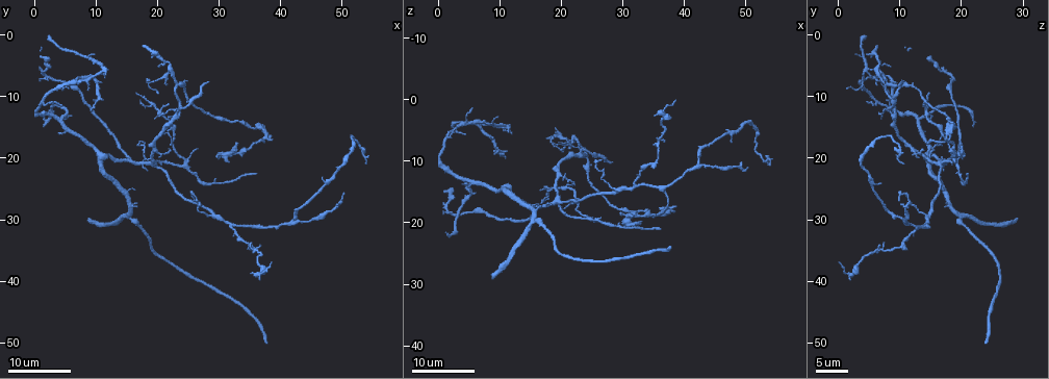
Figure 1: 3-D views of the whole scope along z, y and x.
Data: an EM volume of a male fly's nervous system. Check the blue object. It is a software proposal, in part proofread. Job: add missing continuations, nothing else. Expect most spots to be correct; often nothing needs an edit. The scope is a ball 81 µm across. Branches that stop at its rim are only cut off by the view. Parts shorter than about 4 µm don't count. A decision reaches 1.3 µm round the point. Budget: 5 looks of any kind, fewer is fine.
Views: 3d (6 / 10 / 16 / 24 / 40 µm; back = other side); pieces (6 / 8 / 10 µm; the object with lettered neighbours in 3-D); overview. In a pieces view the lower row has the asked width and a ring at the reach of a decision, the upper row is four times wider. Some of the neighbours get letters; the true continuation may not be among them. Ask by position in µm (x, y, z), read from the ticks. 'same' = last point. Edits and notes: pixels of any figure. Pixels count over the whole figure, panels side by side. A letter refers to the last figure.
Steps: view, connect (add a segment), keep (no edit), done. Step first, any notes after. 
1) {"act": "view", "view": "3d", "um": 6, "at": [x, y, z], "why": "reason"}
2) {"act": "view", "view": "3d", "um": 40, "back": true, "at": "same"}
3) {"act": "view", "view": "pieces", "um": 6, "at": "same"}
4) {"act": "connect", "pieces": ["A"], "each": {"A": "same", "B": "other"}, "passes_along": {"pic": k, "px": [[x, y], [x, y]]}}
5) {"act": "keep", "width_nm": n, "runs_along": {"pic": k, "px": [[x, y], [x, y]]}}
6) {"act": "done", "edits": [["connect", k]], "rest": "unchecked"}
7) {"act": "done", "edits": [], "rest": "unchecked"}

{"act": "view", "view": "3d", "um": 16, "at": [32.5, 18.0, 19.5], "why": "free end"}

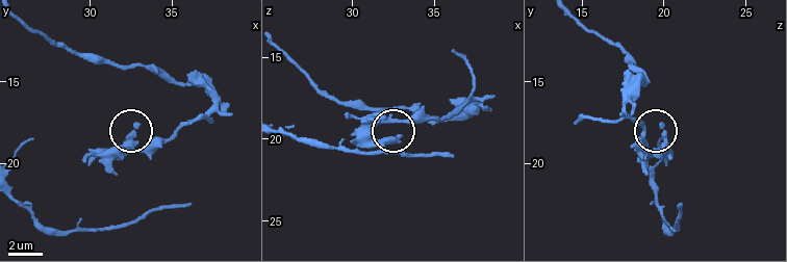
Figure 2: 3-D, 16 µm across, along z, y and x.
{"act": "view", "view": "pieces", "um": 8, "at": [32.8, 17.7, 19.8]}

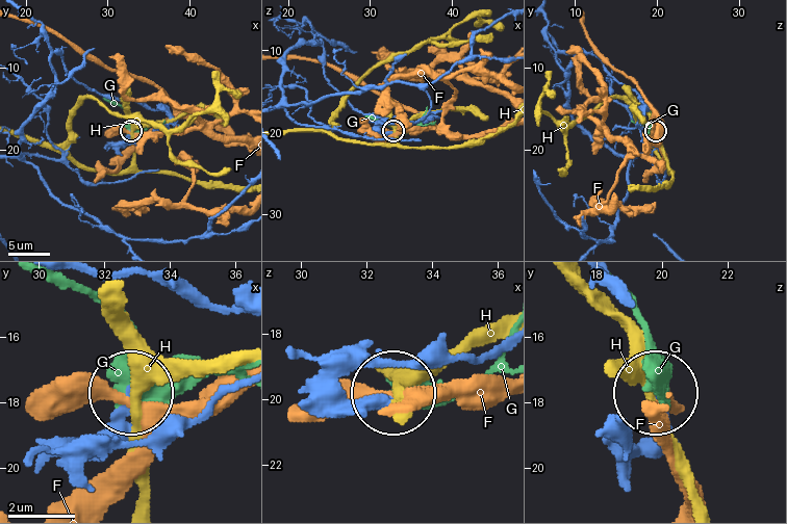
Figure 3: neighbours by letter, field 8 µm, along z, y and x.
{"act": "keep", "each": {"F": "other", "G": "other", "H": "other"}, "found": "none of them fits"}

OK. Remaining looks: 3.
{"act": "view", "view": "3d", "um": 16, "at": [28.0, 7.5, 10.0], "why": "thin end"}

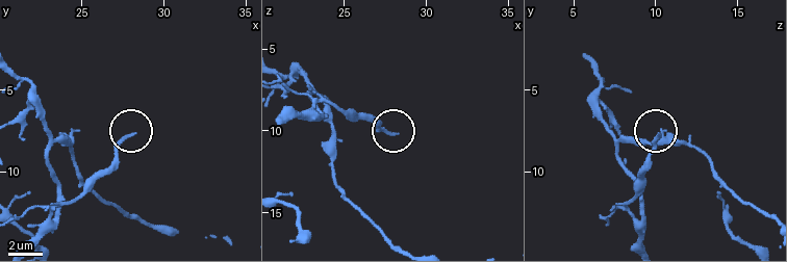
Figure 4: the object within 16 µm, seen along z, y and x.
{"act": "view", "view": "pieces", "um": 8, "at": [28.1, 7.7, 10.1]}

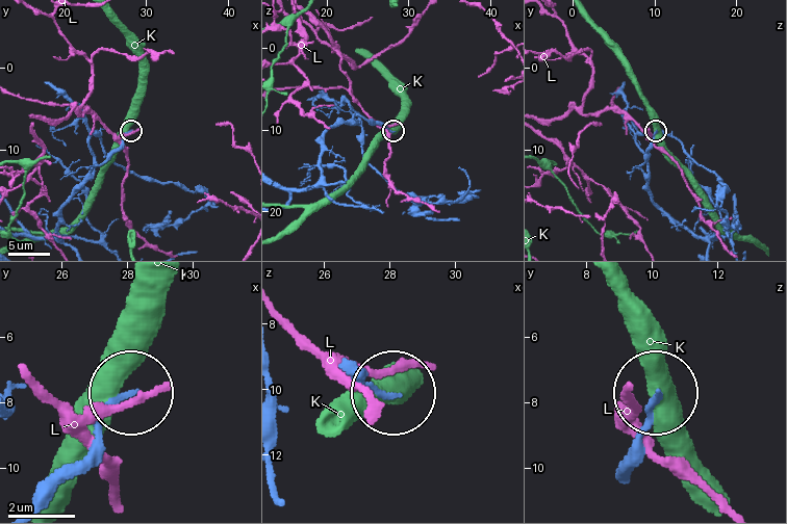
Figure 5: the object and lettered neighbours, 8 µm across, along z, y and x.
{"act": "keep", "each": {"K": "other", "L": "other"}, "runs_along": {"pic": 5, "px": [[623, 463], [656, 396]]}, "found": "none of them fits"}

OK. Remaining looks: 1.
{"act": "done", "edits": [], "rest": "unchecked"}

